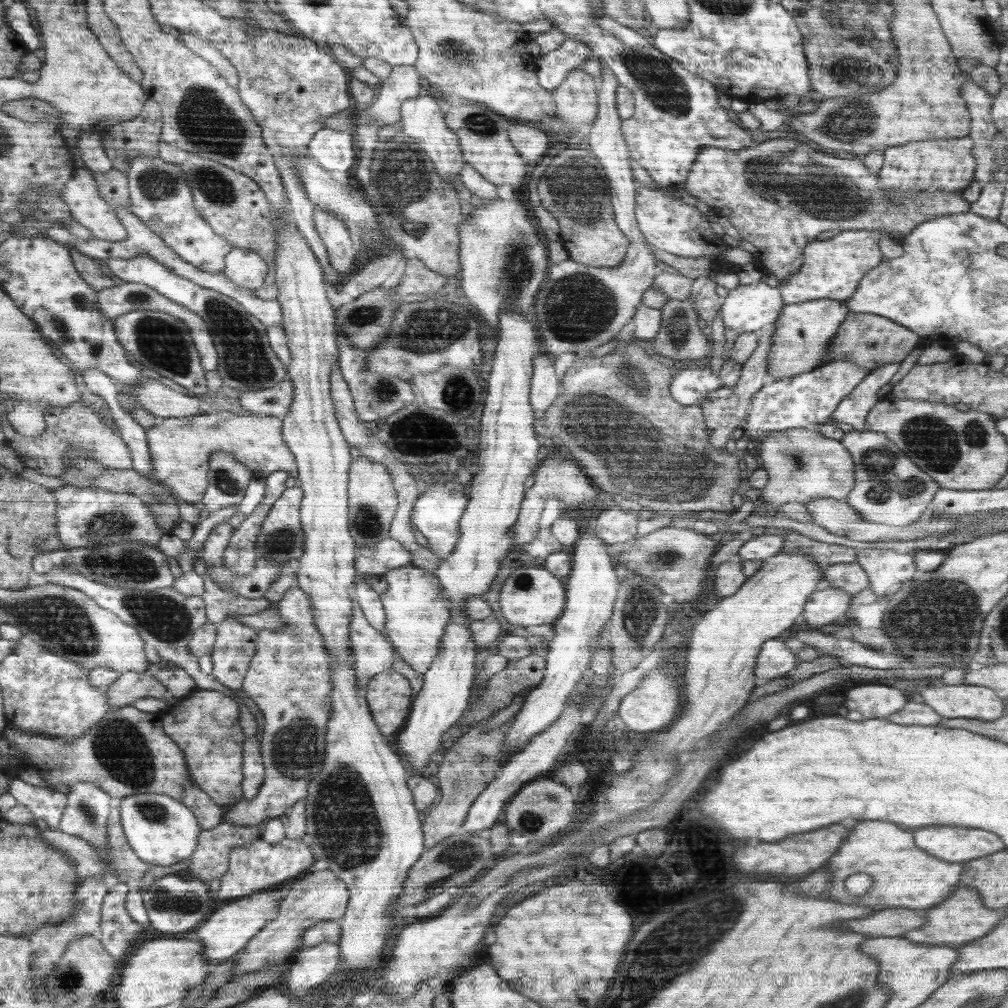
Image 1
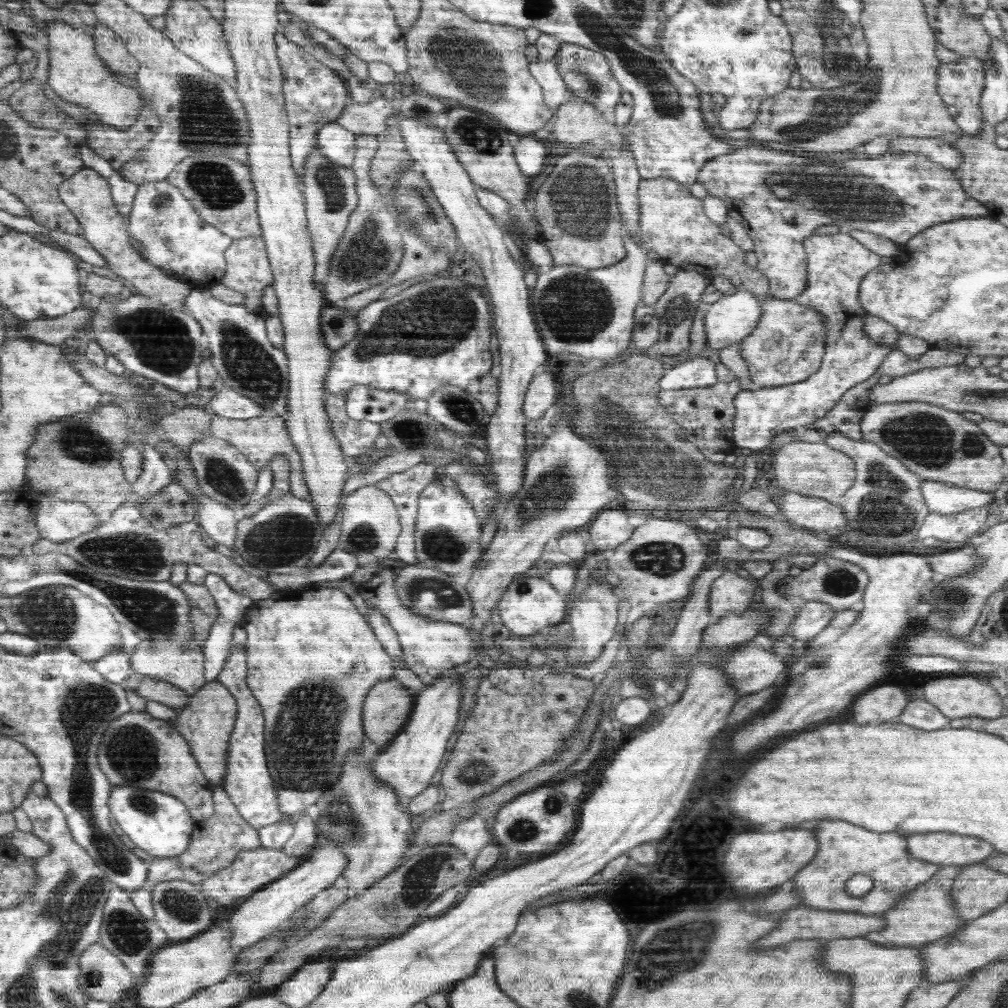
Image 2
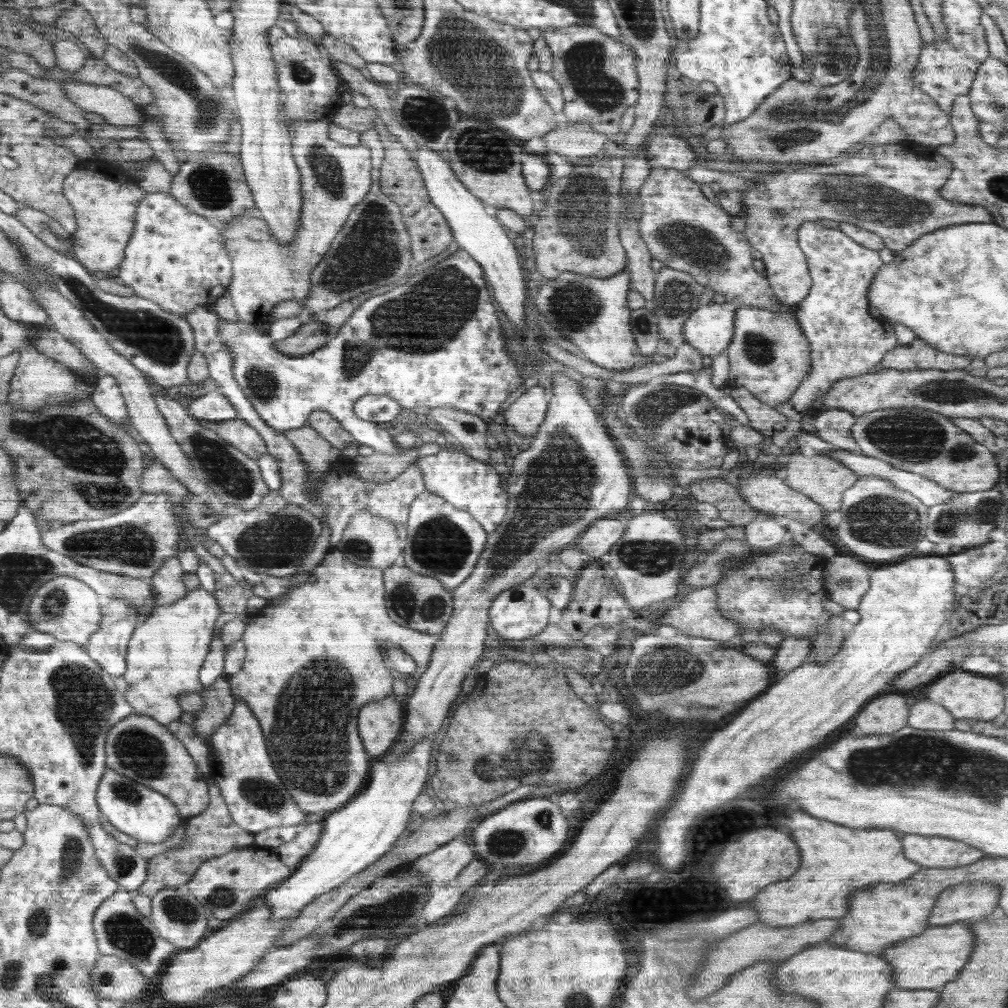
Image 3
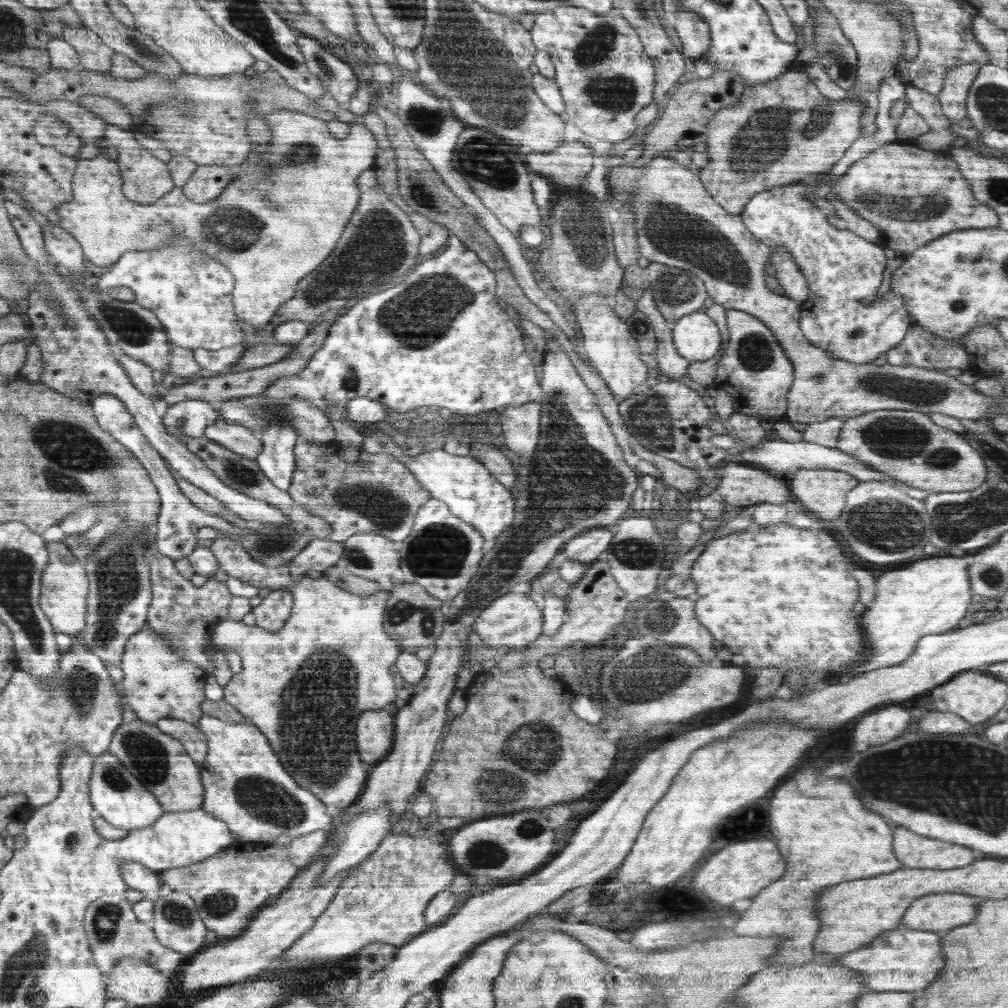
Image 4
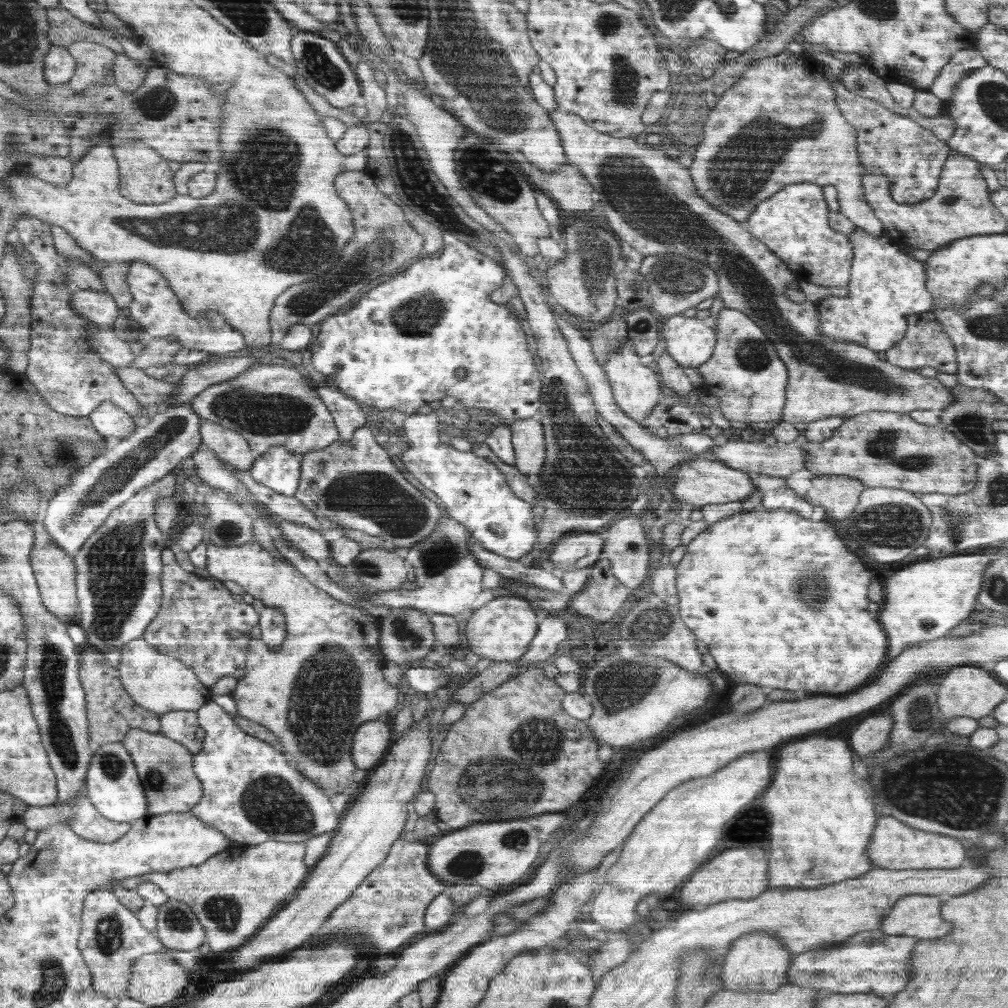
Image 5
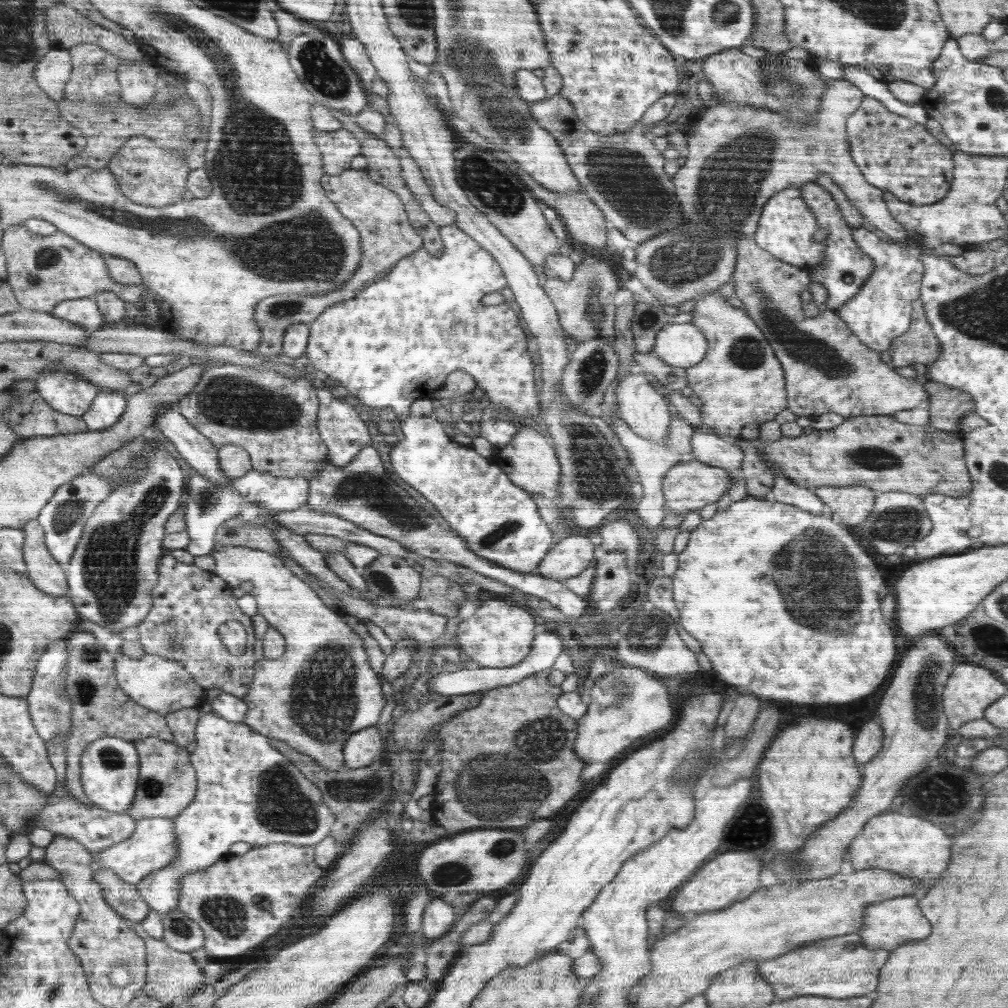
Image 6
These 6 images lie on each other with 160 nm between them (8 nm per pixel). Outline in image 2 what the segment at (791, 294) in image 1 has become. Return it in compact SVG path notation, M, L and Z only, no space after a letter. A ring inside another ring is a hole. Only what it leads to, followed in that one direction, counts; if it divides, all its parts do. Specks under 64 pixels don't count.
M844 231L834 235L812 233L803 240L803 247L807 254L807 285L794 300L825 316L825 351L821 367L802 382L765 386L735 396L733 439L738 451L743 448L762 450L772 446L773 438L781 432L796 427L808 428L824 417L846 391L874 376L891 351L888 345L874 342L866 334L863 320L867 312L858 298L862 279L882 265L881 256Z

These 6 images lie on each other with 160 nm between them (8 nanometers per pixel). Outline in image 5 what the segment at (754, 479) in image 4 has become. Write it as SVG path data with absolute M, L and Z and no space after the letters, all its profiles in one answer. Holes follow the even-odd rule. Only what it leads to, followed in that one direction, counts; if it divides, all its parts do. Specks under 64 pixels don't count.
M695 457L678 466L673 474L676 477L676 482L671 490L676 501L694 505L695 509L698 510L708 504L741 502L746 499L746 496L756 492L755 482L753 482L755 476L746 474L742 470L732 469L716 461Z

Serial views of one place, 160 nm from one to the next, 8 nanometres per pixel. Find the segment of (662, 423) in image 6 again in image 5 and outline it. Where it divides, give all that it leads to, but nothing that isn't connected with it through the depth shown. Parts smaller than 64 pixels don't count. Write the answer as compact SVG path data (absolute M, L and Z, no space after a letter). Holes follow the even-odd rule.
M632 344L623 346L618 354L603 366L607 374L614 400L632 420L644 420L653 412L660 400L660 388L658 388L658 374L653 366L644 366L640 363L640 355L635 352Z

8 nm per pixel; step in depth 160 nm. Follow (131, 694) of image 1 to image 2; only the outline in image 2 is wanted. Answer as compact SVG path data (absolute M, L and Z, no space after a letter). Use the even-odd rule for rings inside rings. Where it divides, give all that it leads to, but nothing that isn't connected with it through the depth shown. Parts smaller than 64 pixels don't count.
M130 672L123 684L124 689L132 690L146 700L160 701L179 711L190 700L191 695L169 682Z

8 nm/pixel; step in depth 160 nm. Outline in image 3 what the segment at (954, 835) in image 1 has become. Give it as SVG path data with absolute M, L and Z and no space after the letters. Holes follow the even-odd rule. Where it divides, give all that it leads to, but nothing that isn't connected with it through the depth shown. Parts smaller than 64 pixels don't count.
M907 834L901 835L901 841L904 856L926 869L952 869L972 864L987 856L979 848L943 836Z

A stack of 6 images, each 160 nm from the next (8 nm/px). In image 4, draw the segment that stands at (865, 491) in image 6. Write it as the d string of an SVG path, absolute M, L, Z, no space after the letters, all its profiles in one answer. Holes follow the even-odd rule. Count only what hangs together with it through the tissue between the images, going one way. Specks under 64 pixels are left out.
M798 469L789 477L796 502L828 522L842 514L846 495L859 484L854 476L834 469Z

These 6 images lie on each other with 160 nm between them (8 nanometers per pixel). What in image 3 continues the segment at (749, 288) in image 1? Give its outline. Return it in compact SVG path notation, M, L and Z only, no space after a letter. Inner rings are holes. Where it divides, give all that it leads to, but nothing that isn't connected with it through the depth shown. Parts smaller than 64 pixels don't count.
M727 303L699 306L684 321L682 336L702 356L716 356L730 344L734 317L735 310Z

